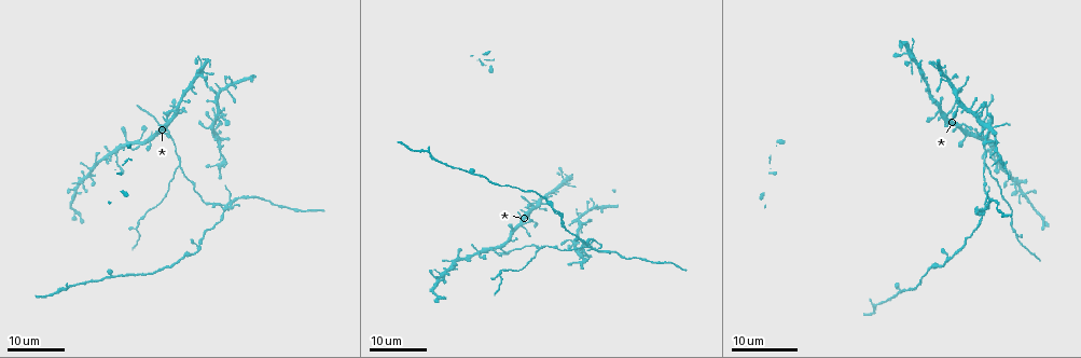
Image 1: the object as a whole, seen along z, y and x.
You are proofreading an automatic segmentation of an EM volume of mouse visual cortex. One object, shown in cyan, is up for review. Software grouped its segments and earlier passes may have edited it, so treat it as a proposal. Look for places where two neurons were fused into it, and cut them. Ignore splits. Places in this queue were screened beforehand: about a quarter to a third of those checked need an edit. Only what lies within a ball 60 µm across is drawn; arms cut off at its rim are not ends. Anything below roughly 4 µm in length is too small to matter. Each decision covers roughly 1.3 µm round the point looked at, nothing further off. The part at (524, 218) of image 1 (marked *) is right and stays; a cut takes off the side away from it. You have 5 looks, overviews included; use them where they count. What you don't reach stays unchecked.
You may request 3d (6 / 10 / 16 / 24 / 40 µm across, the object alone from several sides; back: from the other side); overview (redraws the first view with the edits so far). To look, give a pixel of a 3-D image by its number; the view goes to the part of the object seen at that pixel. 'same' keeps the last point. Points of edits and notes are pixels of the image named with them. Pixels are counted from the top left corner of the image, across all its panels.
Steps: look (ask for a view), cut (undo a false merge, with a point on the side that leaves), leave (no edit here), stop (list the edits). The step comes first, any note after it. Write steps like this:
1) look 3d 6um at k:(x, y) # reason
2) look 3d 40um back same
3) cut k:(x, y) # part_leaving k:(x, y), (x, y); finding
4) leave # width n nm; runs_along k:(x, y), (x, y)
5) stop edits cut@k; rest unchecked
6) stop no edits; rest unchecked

look 3d 24um at 1:(984, 163) # branch point

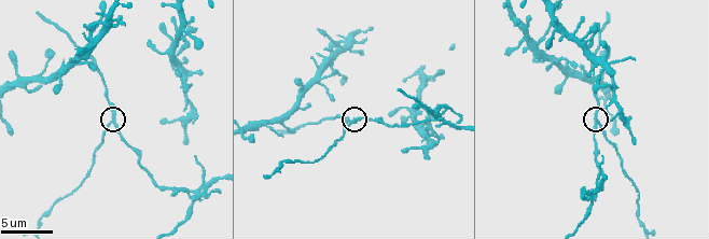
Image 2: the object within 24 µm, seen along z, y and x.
look 3d 10um at 2:(595, 122) # closer look

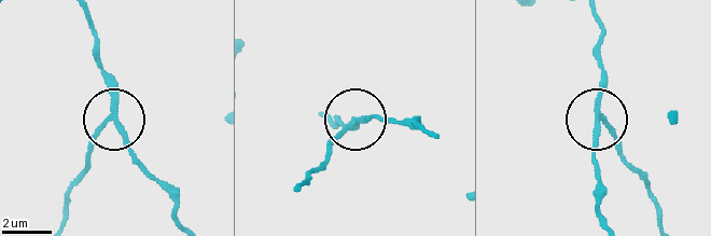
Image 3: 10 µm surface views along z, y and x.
look 3d 6um at 3:(596, 120) # zoom in

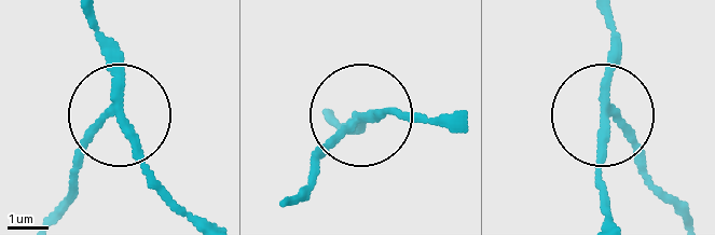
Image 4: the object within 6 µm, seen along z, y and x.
cut 4:(85, 146) # width 190 nm; part_leaving 4:(114, 111), (63, 210); a second neuron is stuck on

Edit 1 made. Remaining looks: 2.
look overview

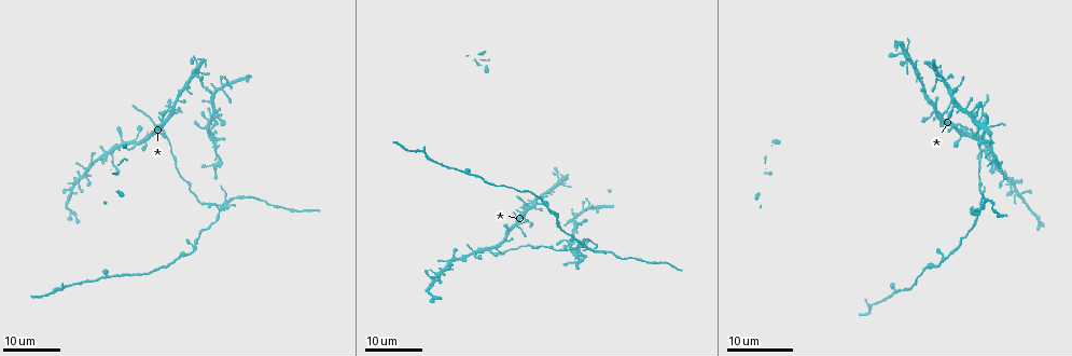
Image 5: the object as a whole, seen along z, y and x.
look 3d 10um at 2:(199, 190) # four or more arms meet

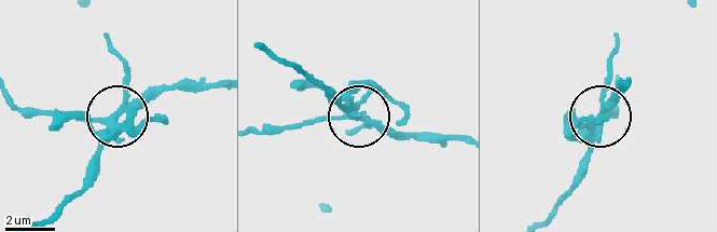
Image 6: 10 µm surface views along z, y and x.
cut 6:(148, 121) # part_leaving 6:(112, 118), (88, 178), (44, 219); two neurons meet here

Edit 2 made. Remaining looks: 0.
stop edits cut@4, cut@6; rest unchecked

